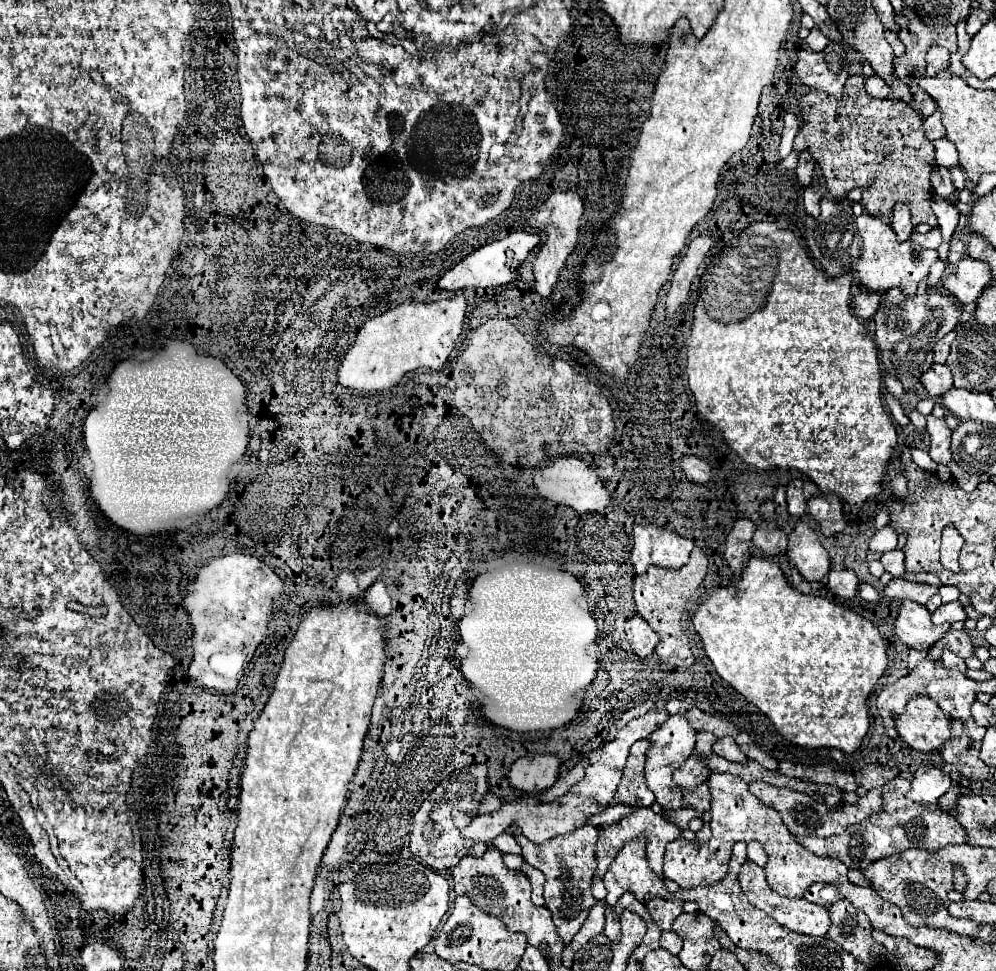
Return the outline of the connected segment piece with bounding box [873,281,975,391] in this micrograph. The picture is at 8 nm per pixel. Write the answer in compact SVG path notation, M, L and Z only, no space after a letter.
M921 281L921 287L917 289L917 295L913 299L905 299L901 291L881 293L881 307L877 311L877 317L873 319L877 325L875 339L885 373L897 377L903 383L905 391L911 391L919 383L919 377L931 367L935 343L957 325L961 311L971 313L974 310L975 303L961 307L949 295L943 295L935 289L927 289L925 281Z

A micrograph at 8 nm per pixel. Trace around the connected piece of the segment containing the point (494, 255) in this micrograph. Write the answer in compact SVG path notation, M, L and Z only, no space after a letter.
M527 231L509 233L505 239L483 245L483 247L475 249L471 255L467 255L463 261L459 261L451 271L447 271L439 279L439 287L449 289L449 291L457 291L457 289L465 289L465 287L497 287L497 285L505 285L505 283L515 279L515 269L521 267L521 263L527 259L527 255L537 245L539 245L539 235L535 235L535 233L527 233Z

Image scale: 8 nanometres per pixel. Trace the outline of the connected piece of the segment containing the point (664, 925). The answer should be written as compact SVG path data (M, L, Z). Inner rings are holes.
M655 899L655 903L647 905L647 911L651 913L653 921L659 925L661 931L669 931L673 919L683 911L683 903L673 903L665 899Z

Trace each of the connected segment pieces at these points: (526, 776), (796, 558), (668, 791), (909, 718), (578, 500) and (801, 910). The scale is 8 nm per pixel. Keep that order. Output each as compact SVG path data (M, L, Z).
M551 753L525 755L511 765L509 783L511 787L525 793L541 793L549 789L559 779L559 759Z
M799 521L795 525L793 533L789 535L787 555L799 573L809 581L823 581L831 571L831 557L809 523Z
M669 715L663 725L659 725L655 731L651 731L649 741L651 741L651 747L649 747L647 759L645 759L645 781L647 781L647 787L655 793L655 801L665 811L673 811L673 809L685 807L683 791L673 783L671 773L673 773L675 767L679 767L685 761L685 757L691 755L691 751L695 747L695 729L691 729L691 725L687 723L685 717Z
M915 697L907 703L901 715L893 715L899 739L923 753L941 751L951 739L949 717L927 697Z
M559 457L553 463L545 463L545 467L535 469L533 473L533 483L537 485L537 491L553 503L569 505L573 507L579 515L585 515L593 509L605 509L611 503L611 495L607 487L599 481L597 471L589 467L585 461L575 459L575 457Z
M745 861L743 867L741 867L741 875L739 875L739 885L743 889L743 893L747 895L747 899L761 911L765 911L769 917L773 917L777 923L781 923L783 927L795 931L795 933L805 933L805 935L813 935L813 937L819 937L819 935L825 935L827 929L829 929L829 913L825 907L821 905L815 905L815 903L809 903L805 899L789 899L789 897L781 897L777 895L767 879L765 879L765 871L761 867L757 867L755 863L749 863Z

